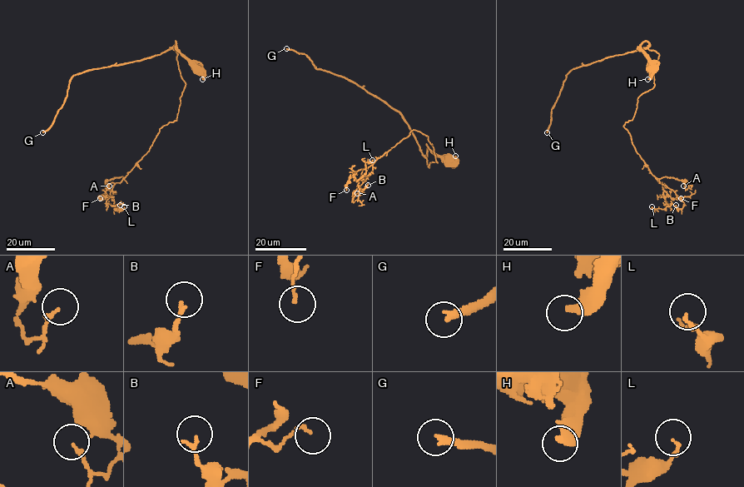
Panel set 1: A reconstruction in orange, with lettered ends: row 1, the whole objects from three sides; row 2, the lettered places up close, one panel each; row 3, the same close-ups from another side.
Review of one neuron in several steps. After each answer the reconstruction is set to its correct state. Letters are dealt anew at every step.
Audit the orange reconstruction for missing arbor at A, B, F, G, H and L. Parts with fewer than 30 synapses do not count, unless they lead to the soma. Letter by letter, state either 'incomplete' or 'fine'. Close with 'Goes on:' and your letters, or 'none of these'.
A: fine
B: fine
F: fine
G: incomplete
H: fine
L: fine
Goes on: G

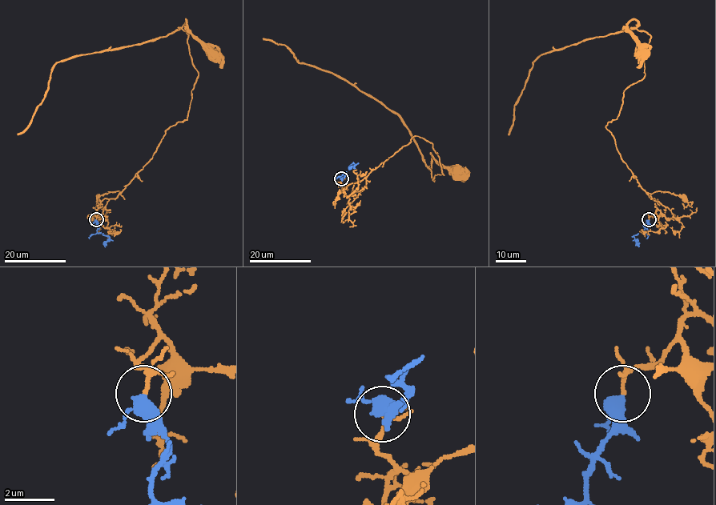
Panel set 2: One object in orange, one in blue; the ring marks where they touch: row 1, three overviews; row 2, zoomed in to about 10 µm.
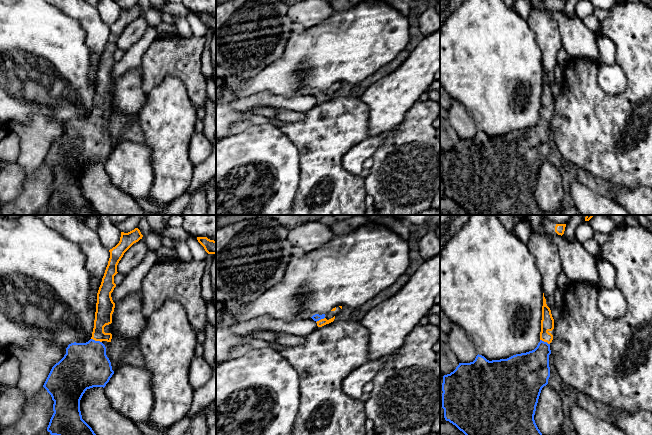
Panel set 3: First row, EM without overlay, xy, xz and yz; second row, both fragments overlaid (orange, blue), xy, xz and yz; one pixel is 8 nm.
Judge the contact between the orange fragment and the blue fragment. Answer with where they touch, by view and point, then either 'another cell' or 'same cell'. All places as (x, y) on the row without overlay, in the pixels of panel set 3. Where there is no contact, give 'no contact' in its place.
meets orange in xy at (96, 116); same cell

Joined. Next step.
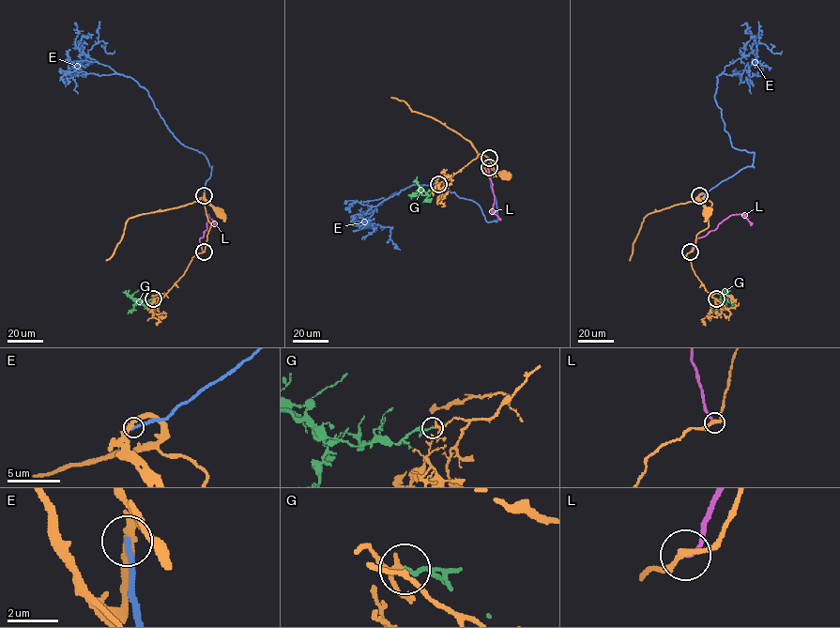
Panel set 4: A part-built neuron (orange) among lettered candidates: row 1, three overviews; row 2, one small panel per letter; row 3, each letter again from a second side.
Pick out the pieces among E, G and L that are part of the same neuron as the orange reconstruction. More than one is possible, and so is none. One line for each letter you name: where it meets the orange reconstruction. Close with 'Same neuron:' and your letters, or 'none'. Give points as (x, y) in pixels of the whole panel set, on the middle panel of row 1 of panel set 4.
G: contact (438, 184)
Same neuron: G

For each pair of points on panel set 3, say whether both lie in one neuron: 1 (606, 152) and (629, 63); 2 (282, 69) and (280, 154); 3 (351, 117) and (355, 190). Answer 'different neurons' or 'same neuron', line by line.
1: same neuron
2: different neurons
3: same neuron

